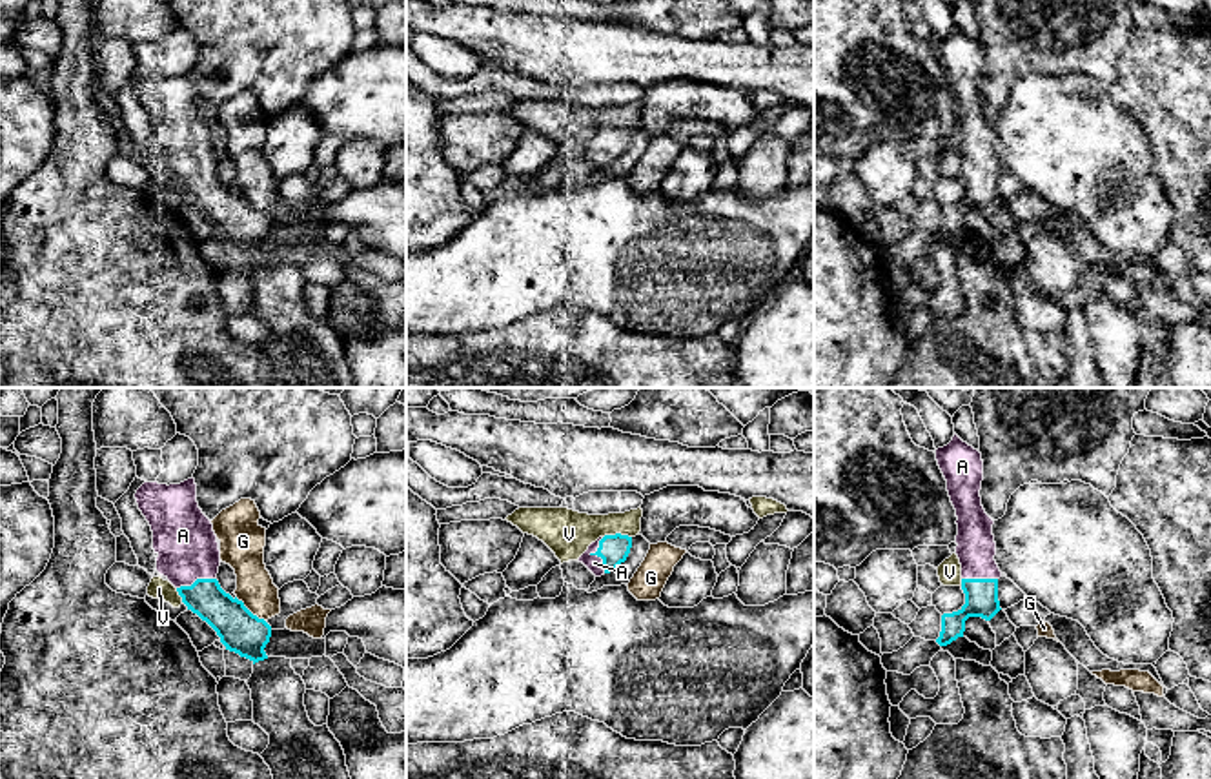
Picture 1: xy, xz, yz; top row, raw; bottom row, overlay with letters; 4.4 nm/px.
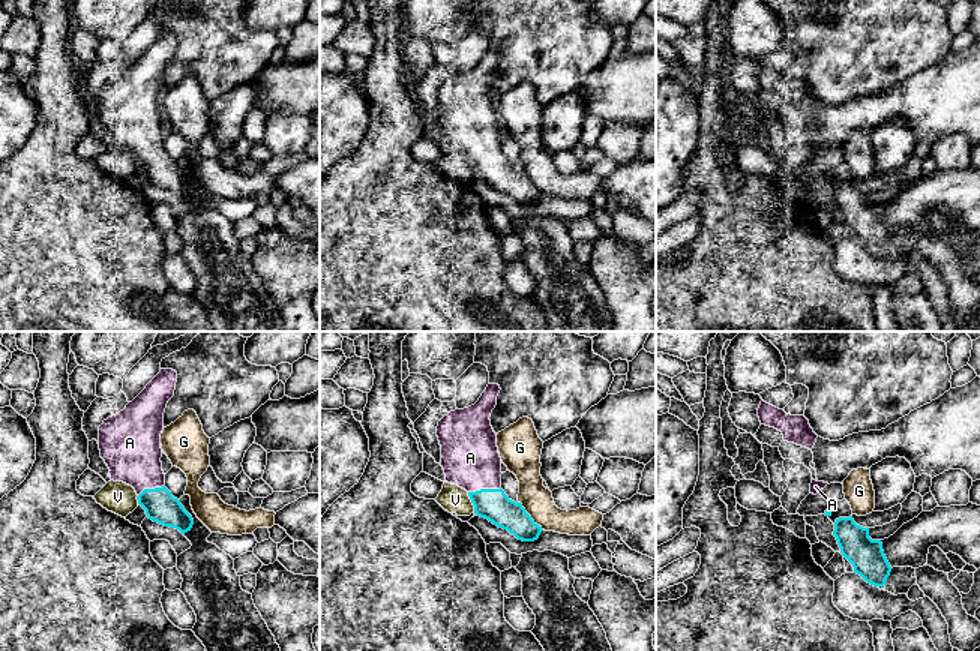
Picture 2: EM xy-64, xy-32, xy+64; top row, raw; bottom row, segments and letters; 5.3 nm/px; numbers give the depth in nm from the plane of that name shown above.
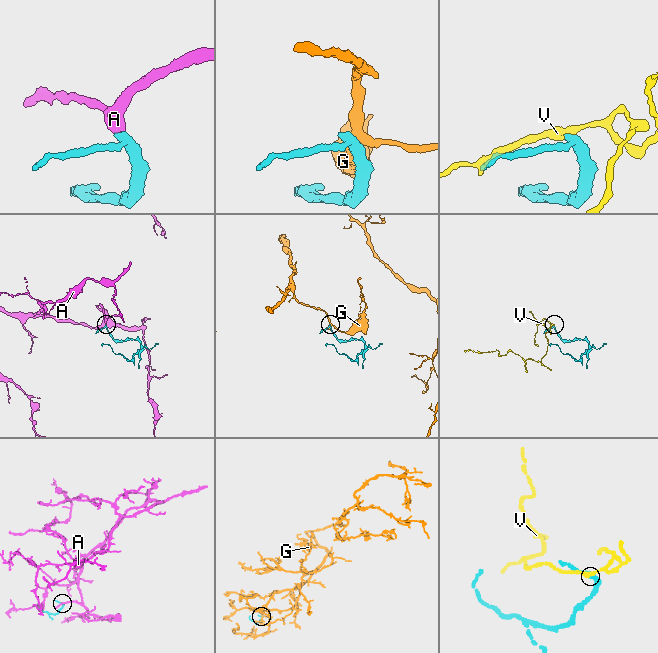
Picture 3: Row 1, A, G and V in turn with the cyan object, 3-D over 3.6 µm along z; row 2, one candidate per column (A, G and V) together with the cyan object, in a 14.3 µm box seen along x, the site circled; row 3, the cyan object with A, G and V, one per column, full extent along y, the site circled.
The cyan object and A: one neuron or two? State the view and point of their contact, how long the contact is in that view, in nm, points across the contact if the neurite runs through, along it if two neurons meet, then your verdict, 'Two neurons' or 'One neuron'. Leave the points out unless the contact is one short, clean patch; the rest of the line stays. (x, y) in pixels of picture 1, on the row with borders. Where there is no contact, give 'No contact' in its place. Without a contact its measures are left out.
Touches cyan at xz (598, 556). Shared border 160 nm. Path across: xz (614, 550), (598, 556), (594, 563). One neuron

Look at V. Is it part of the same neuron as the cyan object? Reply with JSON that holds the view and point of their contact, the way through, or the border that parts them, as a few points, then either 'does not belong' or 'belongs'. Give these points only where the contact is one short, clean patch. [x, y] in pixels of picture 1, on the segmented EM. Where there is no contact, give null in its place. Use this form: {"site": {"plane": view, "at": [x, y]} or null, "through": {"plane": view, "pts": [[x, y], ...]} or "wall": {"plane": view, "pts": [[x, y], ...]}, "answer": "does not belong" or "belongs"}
{"site": {"plane": "xz", "at": [616, 534]}, "wall": {"plane": "xz", "pts": [[630, 536], [607, 534], [603, 537]]}, "answer": "does not belong"}

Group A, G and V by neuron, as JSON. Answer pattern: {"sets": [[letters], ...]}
{"sets": [["A"], ["G"], ["V"]]}

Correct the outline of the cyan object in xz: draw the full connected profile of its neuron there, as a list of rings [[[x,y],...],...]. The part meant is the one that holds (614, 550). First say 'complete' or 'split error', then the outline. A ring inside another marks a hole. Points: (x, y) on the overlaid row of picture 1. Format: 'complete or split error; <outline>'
split error; [[[605,535],[588,546],[588,550],[577,559],[595,577],[614,572],[626,561],[632,548],[632,537],[628,535]]]

